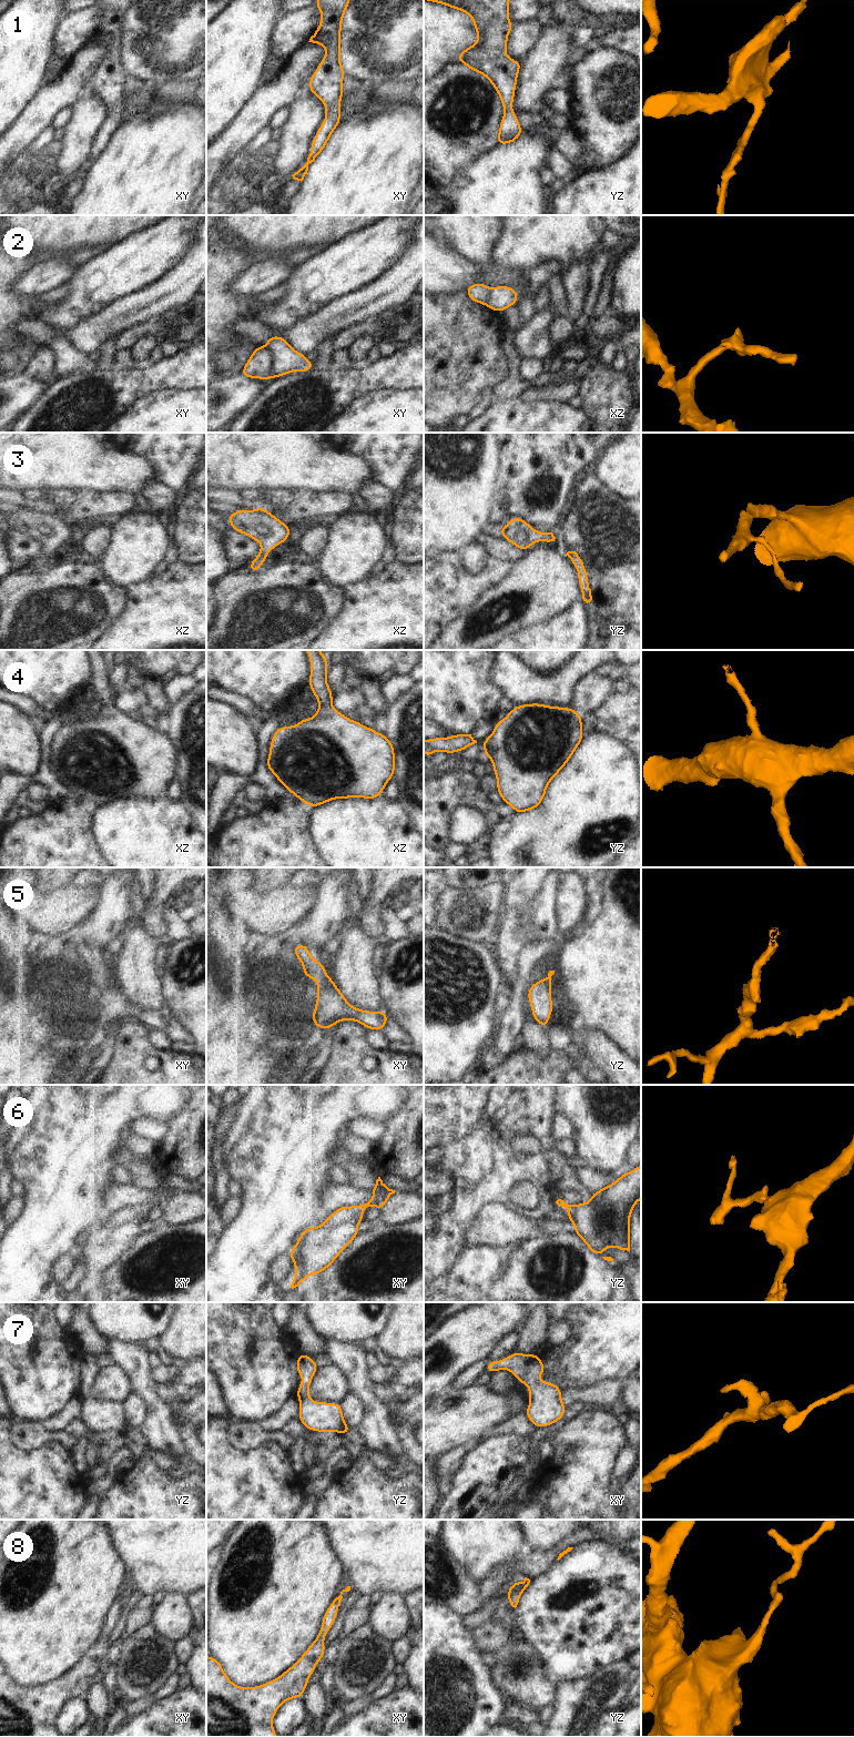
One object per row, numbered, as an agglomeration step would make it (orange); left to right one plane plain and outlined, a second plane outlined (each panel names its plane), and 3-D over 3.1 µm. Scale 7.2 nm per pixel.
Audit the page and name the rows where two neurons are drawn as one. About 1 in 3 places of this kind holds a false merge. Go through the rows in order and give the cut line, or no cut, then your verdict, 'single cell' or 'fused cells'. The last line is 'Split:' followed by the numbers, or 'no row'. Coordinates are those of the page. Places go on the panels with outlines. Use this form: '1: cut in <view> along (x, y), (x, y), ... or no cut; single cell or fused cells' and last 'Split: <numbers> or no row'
1: no cut; single cell
2: cut in xy along (264, 347), (271, 355), (272, 377); fused cells
3: no cut; single cell
4: no cut; single cell
5: no cut; single cell
6: no cut; single cell
7: no cut; single cell
8: no cut; single cell
Split: 2

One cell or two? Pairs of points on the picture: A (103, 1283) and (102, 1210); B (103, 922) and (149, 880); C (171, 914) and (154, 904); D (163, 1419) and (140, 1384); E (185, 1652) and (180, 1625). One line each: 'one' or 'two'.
A: two
B: two
C: two
D: one
E: two

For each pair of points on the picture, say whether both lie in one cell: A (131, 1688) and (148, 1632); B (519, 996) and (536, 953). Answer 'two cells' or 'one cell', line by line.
A: one cell
B: one cell

